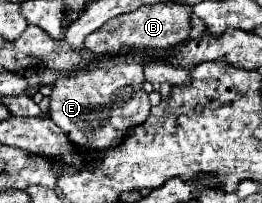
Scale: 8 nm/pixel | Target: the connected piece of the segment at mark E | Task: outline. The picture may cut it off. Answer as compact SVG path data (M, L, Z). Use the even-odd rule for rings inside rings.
M116 65L110 69L96 69L72 77L60 77L52 87L48 117L66 133L66 137L88 153L114 149L122 143L126 131L140 125L150 115L150 99L142 89L142 65Z

